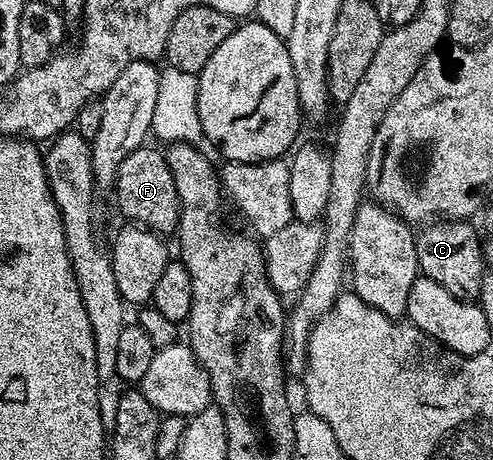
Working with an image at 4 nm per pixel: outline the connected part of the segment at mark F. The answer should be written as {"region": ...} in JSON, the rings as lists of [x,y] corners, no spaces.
{"region":[[[143,145],[128,154],[120,164],[112,191],[118,194],[118,207],[129,222],[159,233],[173,232],[177,228],[180,201],[176,181],[172,181],[172,169],[168,169],[168,161],[161,150]]]}

